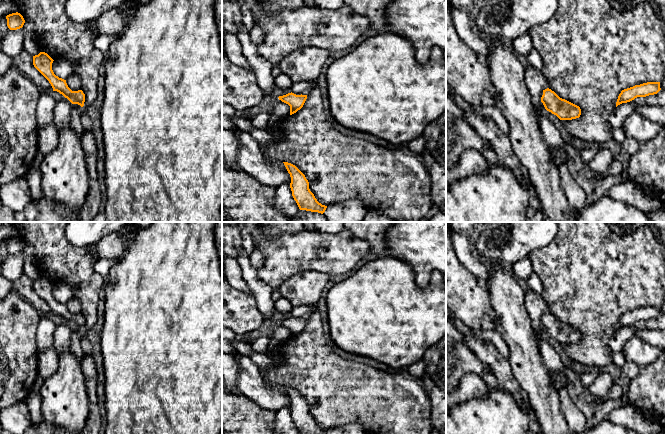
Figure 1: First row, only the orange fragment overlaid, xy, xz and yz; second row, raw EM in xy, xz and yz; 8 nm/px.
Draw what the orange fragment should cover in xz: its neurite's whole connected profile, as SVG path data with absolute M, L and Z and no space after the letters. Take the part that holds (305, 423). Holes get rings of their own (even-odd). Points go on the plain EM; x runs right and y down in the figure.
M283 386L291 401L290 412L292 420L300 434L326 434L327 430L317 425L309 413L305 399L293 388Z

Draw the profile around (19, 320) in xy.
M16 292L0 298L0 412L13 404L24 402L33 391L38 377L36 330L40 313Z

